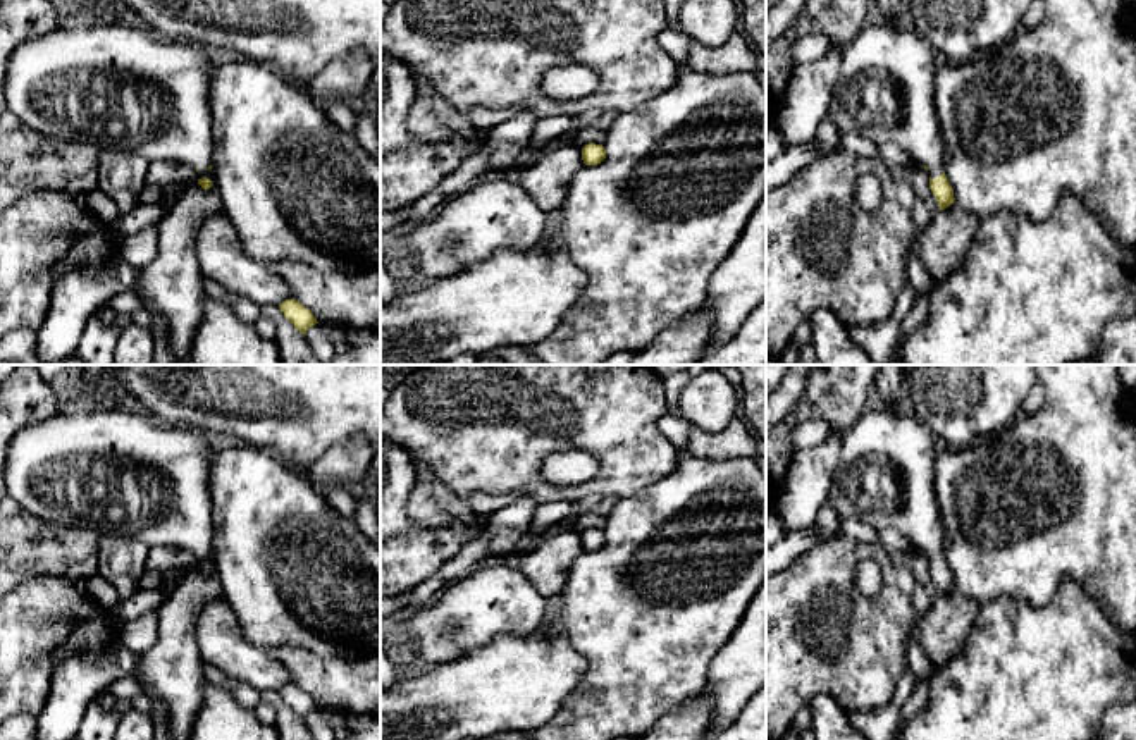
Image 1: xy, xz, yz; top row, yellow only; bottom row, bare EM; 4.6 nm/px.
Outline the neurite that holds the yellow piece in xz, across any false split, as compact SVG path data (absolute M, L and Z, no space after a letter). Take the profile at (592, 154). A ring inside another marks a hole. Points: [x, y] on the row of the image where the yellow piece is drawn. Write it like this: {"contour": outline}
{"contour": "M589 143L582 148L582 160L585 165L597 165L606 158L602 145Z"}

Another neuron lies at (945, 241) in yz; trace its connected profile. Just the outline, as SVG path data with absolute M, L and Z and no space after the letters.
M954 201L917 232L914 248L933 282L943 281L966 258L979 224L979 217Z

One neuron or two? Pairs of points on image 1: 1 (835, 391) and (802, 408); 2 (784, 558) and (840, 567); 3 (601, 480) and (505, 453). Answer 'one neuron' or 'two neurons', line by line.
1: one neuron
2: two neurons
3: one neuron

